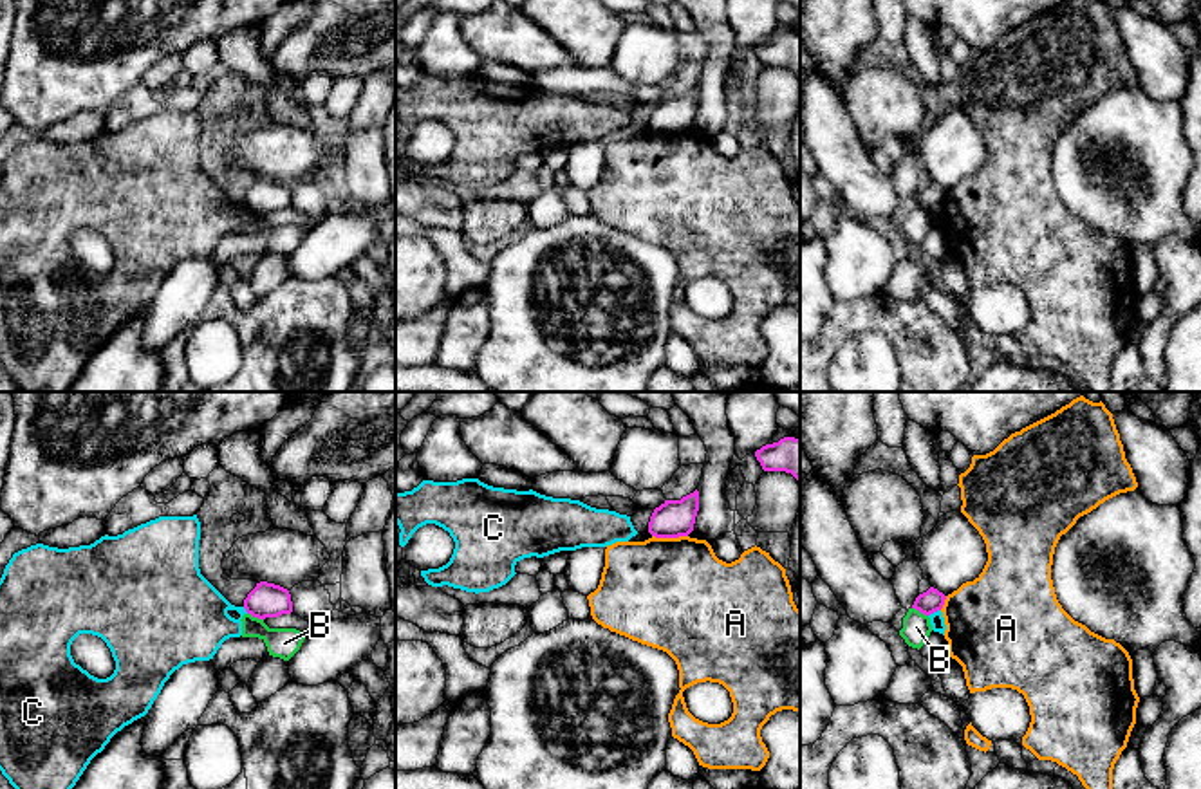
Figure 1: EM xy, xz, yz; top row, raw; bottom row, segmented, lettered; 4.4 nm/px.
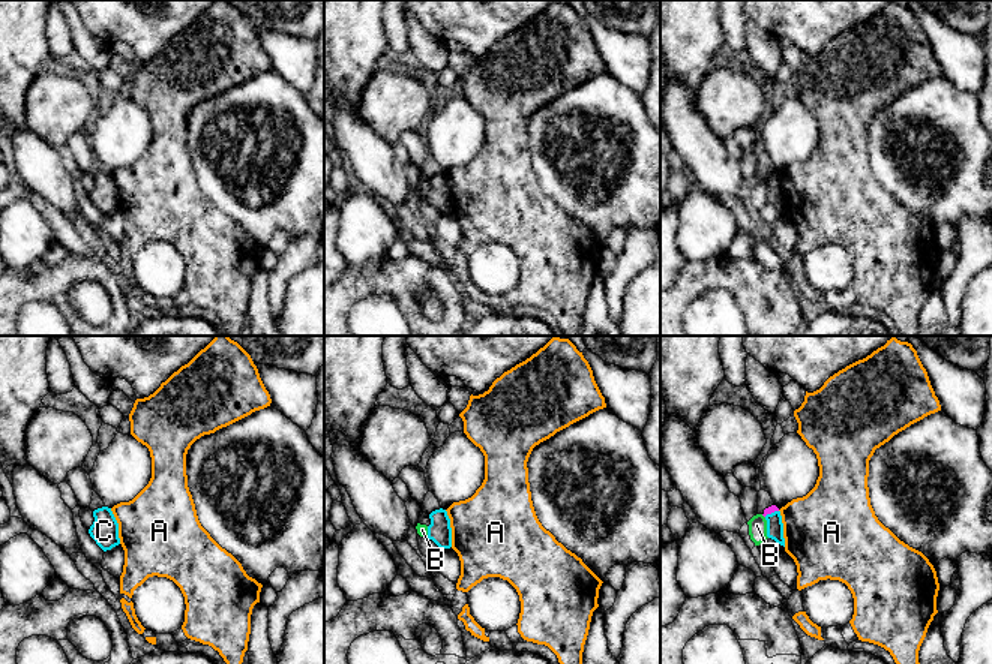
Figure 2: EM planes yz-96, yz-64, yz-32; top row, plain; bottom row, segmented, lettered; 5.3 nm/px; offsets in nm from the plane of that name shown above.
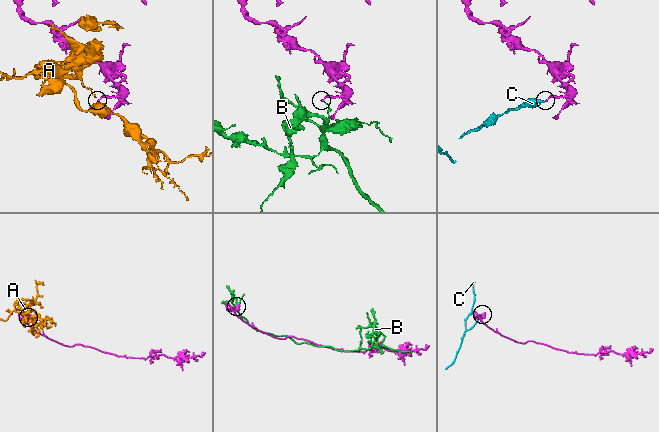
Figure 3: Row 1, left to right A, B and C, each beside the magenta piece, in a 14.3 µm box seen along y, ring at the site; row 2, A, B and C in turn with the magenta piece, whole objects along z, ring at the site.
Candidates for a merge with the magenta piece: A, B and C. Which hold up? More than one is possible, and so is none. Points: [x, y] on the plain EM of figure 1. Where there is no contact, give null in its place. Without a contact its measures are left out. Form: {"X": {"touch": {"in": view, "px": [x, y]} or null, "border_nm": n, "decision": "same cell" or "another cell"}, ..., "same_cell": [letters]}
{"A": {"touch": {"in": "xz", "px": [670, 132]}, "border_nm": 160, "decision": "another cell"}, "B": {"touch": {"in": "xy", "px": [255, 212]}, "border_nm": 80, "decision": "another cell"}, "C": {"touch": {"in": "yz", "px": [934, 206]}, "border_nm": 70, "decision": "another cell"}, "same_cell": []}

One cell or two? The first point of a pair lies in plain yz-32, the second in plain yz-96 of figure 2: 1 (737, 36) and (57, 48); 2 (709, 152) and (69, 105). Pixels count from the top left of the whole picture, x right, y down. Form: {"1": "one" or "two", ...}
{"1": "one", "2": "two"}

